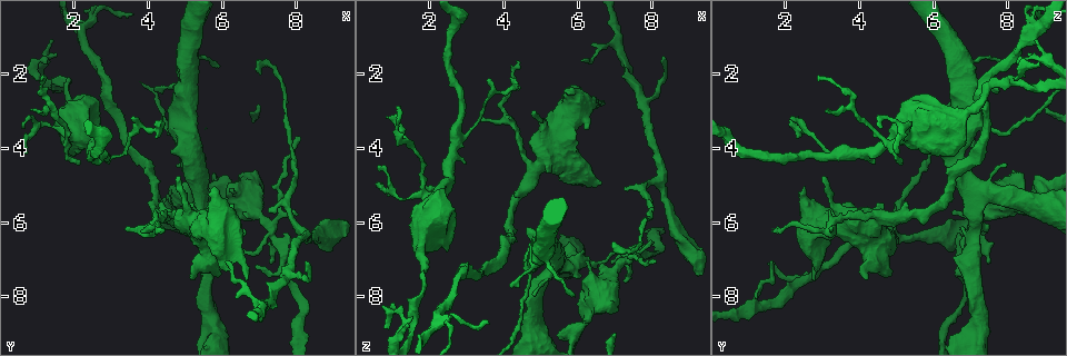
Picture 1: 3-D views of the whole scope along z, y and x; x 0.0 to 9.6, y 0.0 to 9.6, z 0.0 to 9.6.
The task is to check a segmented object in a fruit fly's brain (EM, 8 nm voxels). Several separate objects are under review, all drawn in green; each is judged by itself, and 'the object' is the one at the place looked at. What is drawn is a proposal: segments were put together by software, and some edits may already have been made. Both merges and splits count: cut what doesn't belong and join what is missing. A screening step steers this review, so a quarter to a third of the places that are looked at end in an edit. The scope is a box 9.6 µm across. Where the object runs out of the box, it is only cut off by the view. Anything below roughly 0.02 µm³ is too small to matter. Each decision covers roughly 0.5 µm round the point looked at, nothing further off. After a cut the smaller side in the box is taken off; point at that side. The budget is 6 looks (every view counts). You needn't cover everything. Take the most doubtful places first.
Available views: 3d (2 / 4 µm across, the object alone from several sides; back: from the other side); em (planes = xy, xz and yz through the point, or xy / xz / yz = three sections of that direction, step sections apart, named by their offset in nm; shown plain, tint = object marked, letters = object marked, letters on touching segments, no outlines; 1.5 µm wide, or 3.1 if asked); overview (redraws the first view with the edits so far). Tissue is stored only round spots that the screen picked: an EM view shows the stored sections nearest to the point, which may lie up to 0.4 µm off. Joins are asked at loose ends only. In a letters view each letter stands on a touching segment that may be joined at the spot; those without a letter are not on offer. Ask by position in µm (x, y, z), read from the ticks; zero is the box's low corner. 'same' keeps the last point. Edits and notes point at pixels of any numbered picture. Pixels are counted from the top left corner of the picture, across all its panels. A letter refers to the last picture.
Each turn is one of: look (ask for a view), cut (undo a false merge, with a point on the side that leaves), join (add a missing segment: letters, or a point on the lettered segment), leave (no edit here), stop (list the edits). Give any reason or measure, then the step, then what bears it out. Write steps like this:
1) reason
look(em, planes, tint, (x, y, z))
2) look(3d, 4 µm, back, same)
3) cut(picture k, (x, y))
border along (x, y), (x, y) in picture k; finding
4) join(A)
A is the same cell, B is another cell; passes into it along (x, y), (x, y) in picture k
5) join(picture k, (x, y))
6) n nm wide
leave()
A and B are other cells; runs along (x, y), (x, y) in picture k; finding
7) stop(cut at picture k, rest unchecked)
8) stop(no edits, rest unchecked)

sharp bend
look(em, xz, step 8, tint, (7.25, 6.35, 6.90))

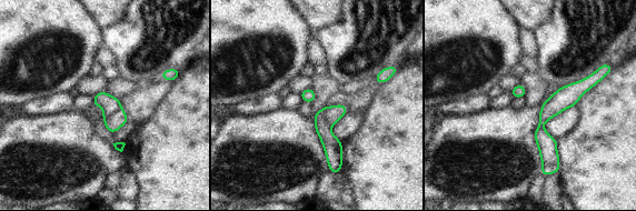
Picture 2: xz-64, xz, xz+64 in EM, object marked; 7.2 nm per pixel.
another direction
look(em, planes, tint, same)

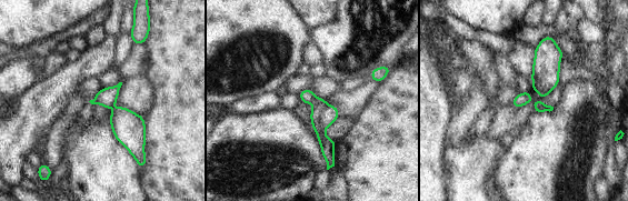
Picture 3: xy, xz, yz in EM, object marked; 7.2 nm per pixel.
see the neighbours
look(em, planes, letters, same)

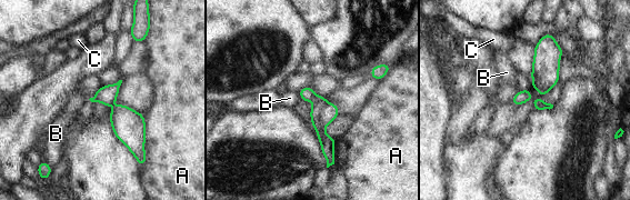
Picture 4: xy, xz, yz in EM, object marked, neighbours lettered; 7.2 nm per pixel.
140 nm wide
cut(picture 4, (330, 111))
A, B and C are other cells; border along (327, 103), (318, 116), (323, 128) in picture 4; two neurons meet here

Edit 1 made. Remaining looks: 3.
look(overview)

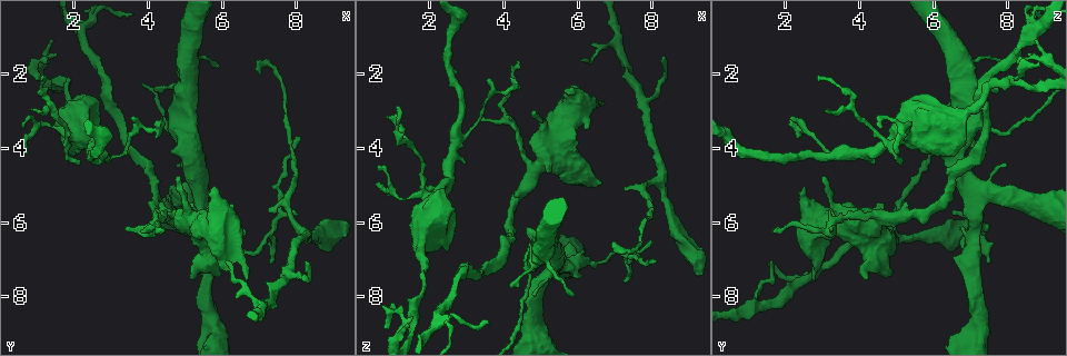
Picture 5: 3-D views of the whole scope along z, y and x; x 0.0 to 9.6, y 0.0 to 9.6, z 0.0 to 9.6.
branch stops here
look(3d, 2 µm, (1.15, 2.10, 2.80))

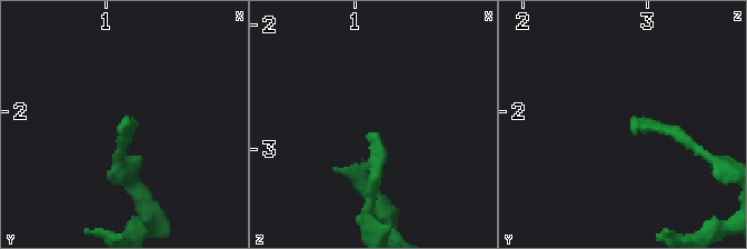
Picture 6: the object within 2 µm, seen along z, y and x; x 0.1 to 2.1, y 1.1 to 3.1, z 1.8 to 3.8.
now the EM
look(em, planes, letters, (1.12, 2.14, 2.86))

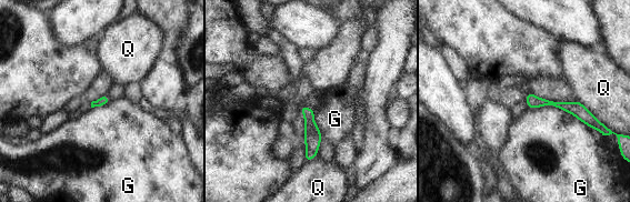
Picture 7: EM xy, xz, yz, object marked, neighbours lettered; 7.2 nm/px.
leave()
G and Q are other cells; runs along (528, 97), (576, 108), (589, 121) in picture 7; no lettered segment goes on from it

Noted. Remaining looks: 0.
stop(cut at picture 4, rest unchecked)

